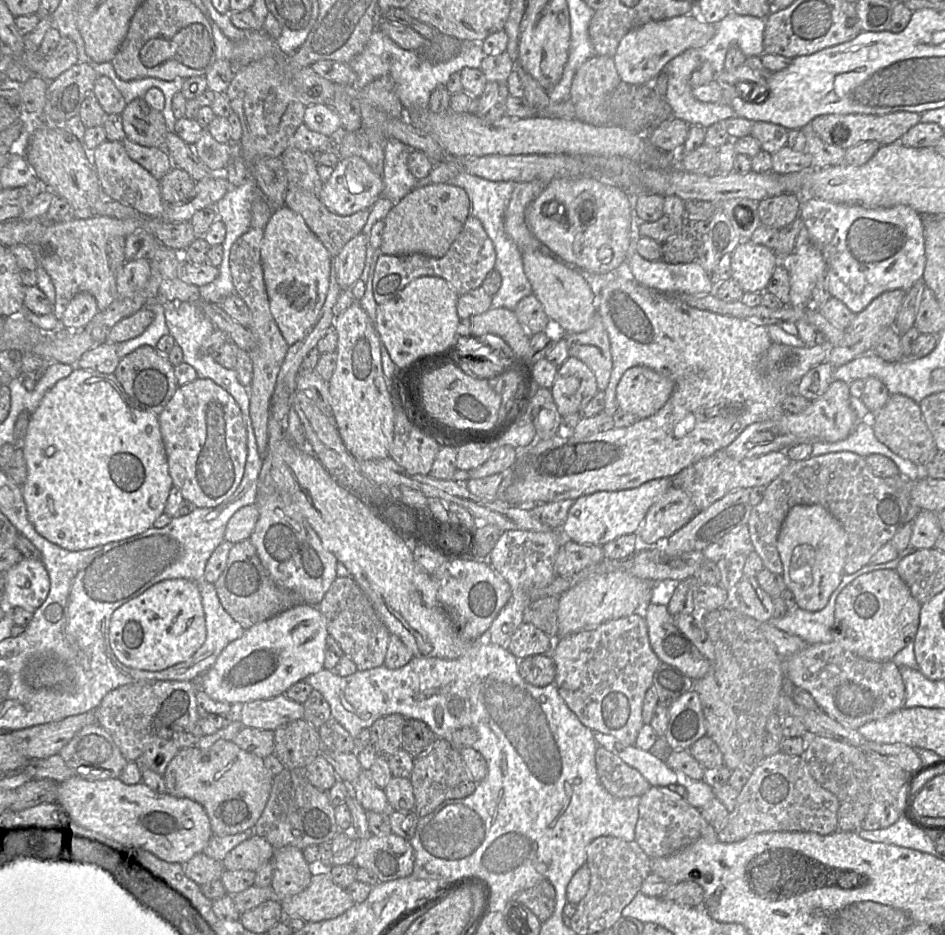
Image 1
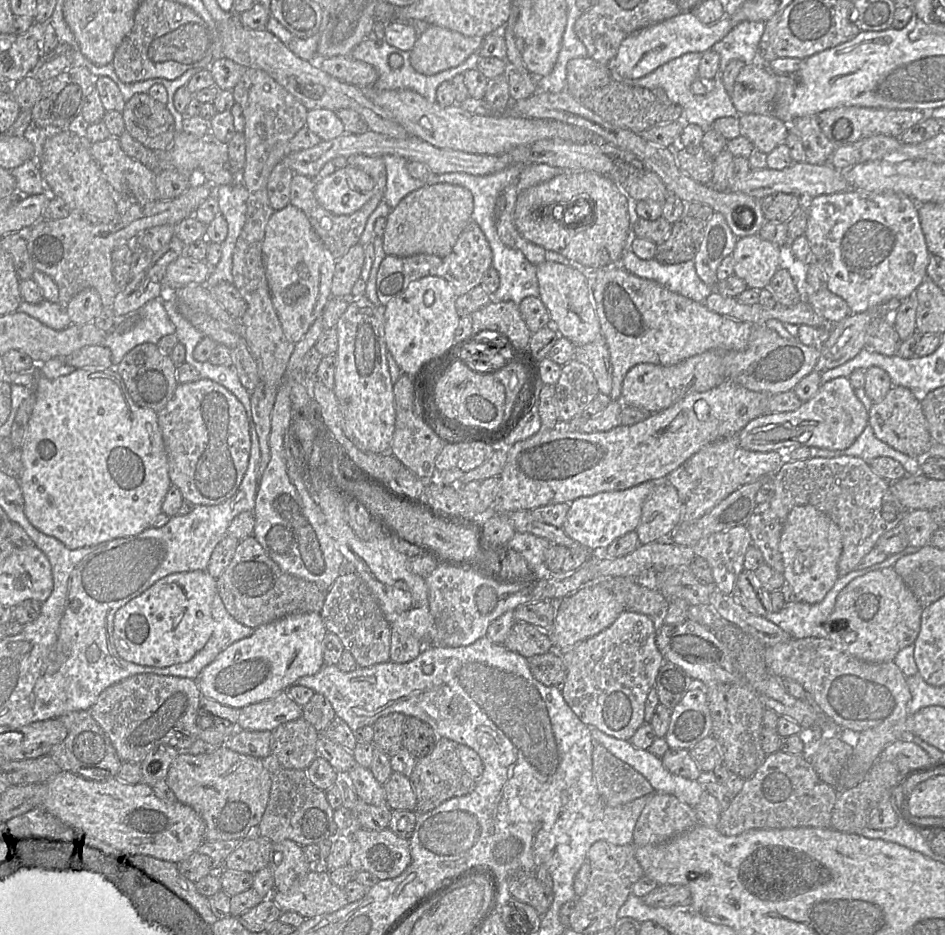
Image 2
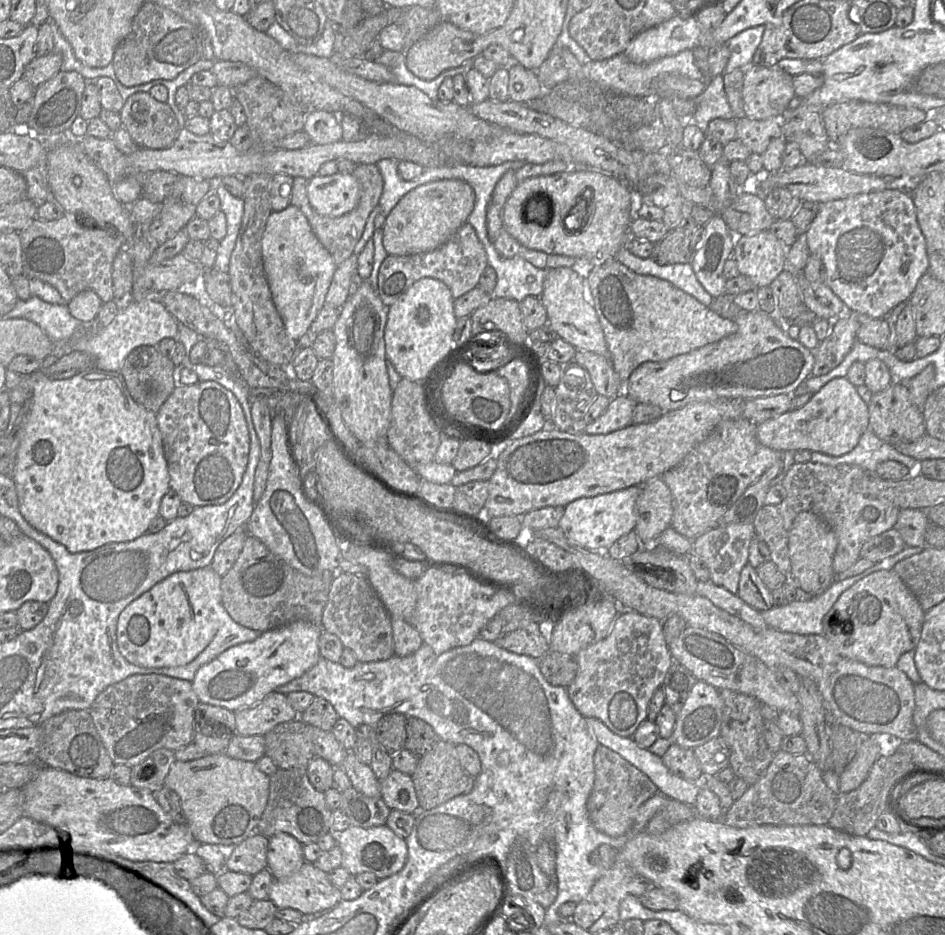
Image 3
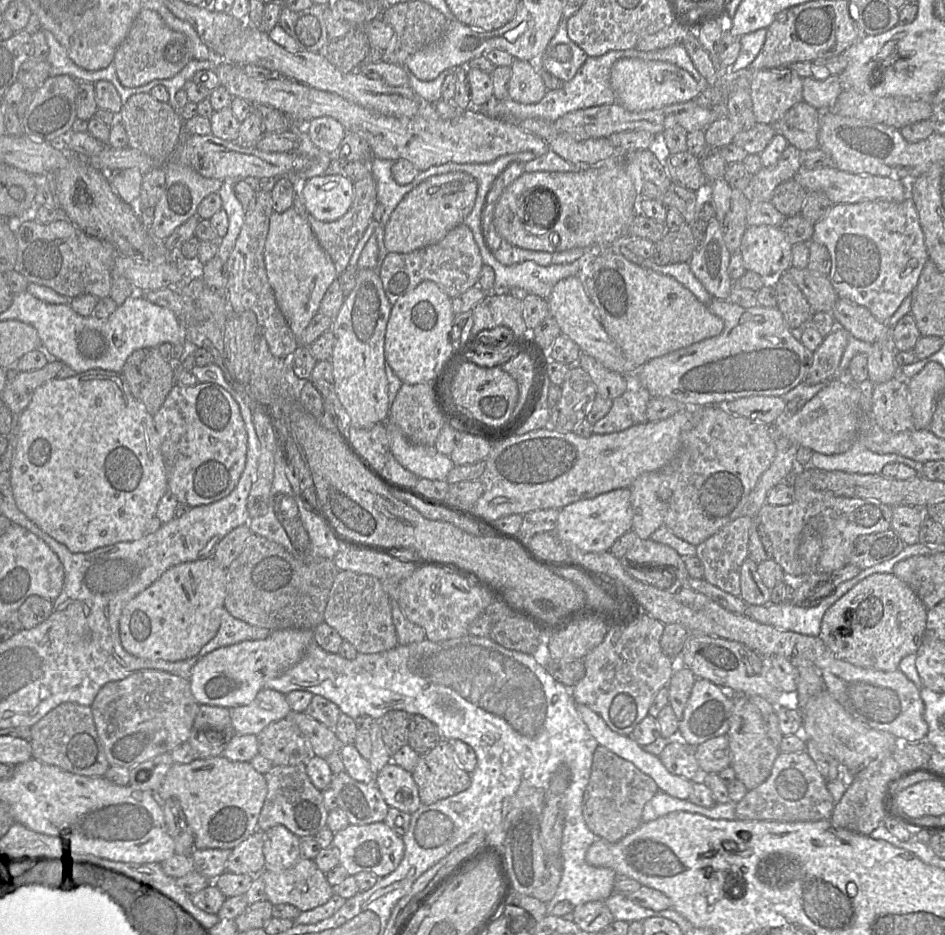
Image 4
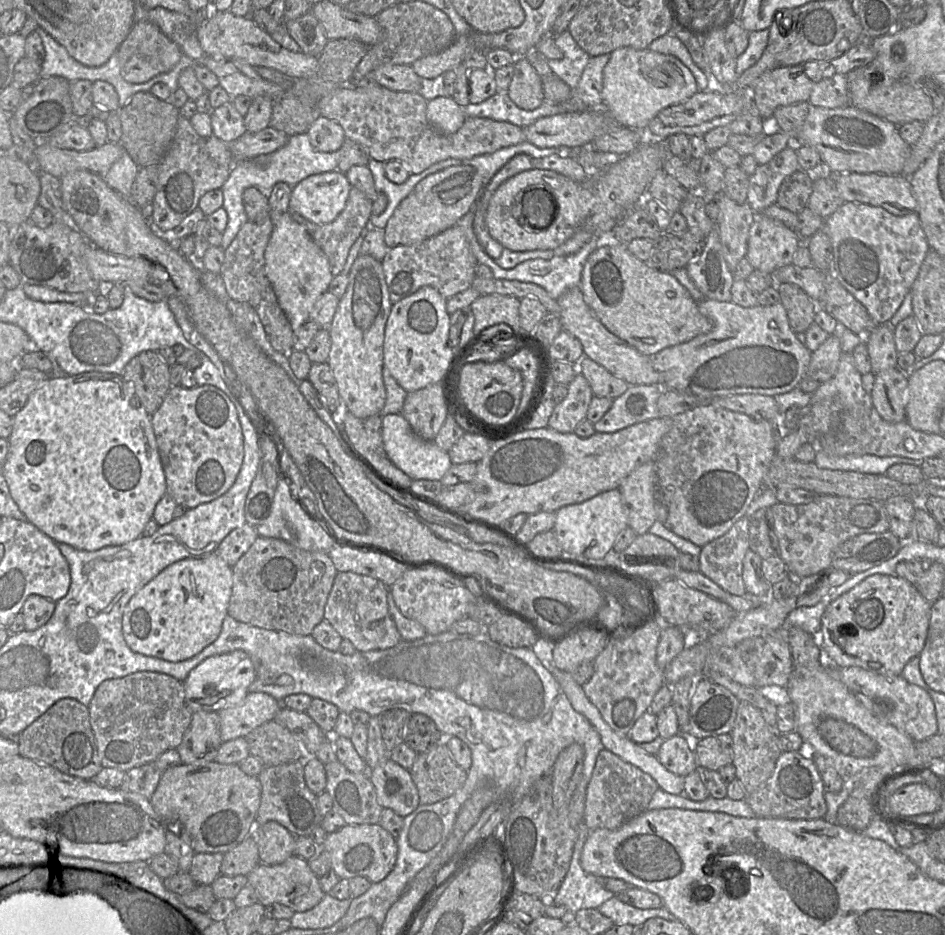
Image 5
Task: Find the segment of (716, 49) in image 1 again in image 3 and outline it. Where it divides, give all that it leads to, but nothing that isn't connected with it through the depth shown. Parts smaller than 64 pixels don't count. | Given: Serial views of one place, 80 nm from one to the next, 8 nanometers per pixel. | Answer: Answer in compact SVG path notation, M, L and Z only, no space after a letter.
M765 25L748 28L726 44L730 49L730 57L723 73L729 73L736 68L747 68L752 63L753 56L762 41Z

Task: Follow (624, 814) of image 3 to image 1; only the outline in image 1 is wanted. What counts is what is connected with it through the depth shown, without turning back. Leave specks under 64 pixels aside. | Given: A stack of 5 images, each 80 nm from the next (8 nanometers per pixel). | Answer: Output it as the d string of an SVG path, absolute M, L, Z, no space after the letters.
M597 746L595 762L600 783L615 797L640 797L652 787L639 771L601 746Z

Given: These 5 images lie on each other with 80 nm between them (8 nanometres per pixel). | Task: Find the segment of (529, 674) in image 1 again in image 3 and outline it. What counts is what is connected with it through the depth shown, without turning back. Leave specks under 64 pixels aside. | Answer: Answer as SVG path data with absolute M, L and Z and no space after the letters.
M548 651L537 660L542 675L554 686L568 687L578 671L575 657L555 651Z

